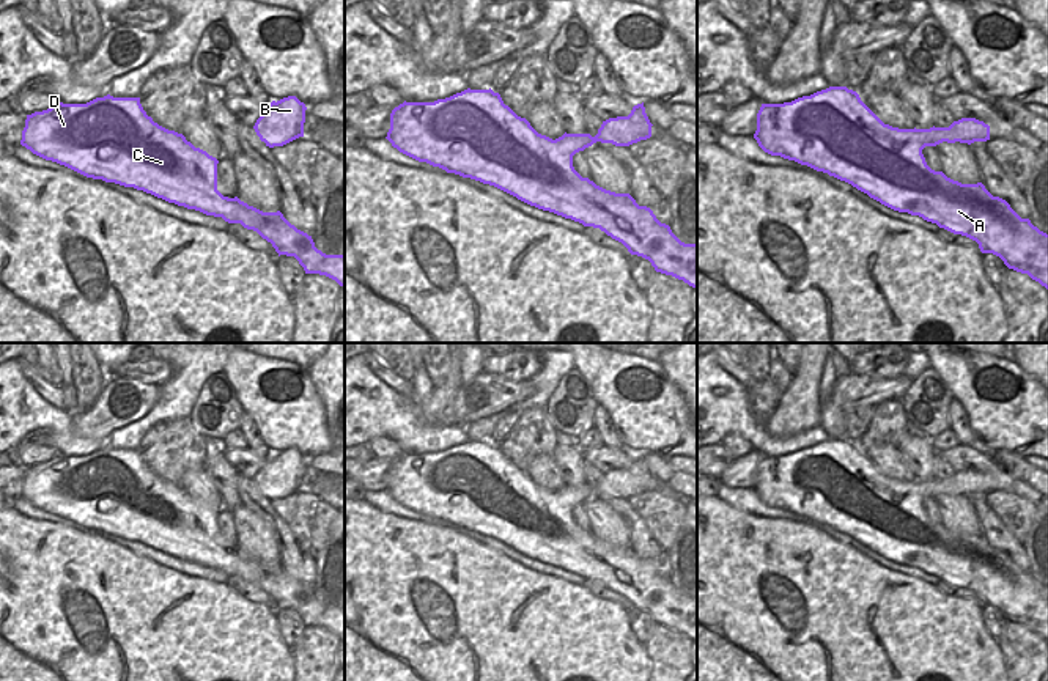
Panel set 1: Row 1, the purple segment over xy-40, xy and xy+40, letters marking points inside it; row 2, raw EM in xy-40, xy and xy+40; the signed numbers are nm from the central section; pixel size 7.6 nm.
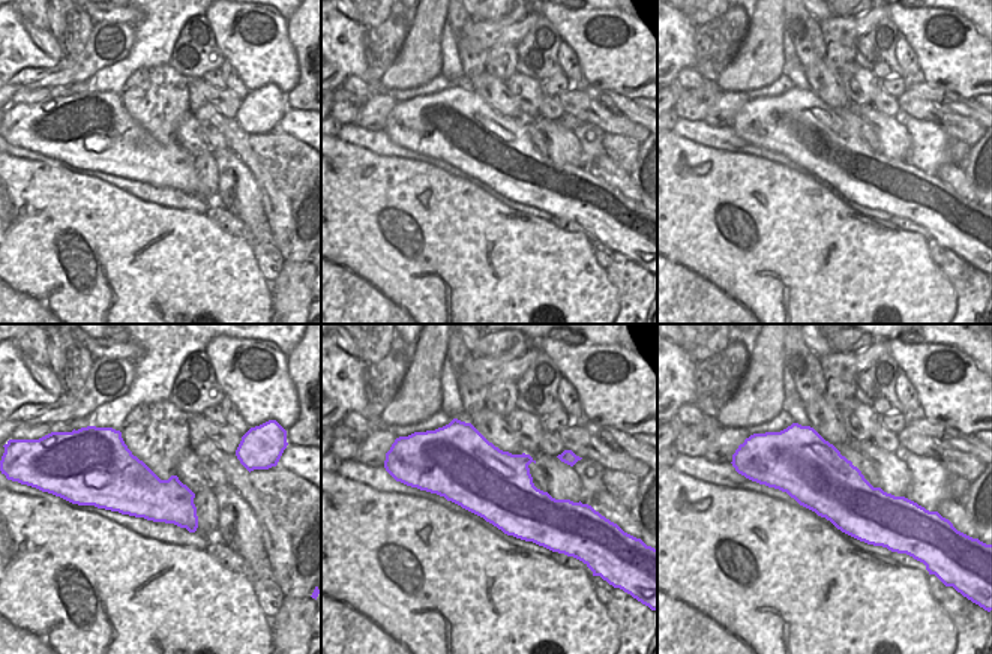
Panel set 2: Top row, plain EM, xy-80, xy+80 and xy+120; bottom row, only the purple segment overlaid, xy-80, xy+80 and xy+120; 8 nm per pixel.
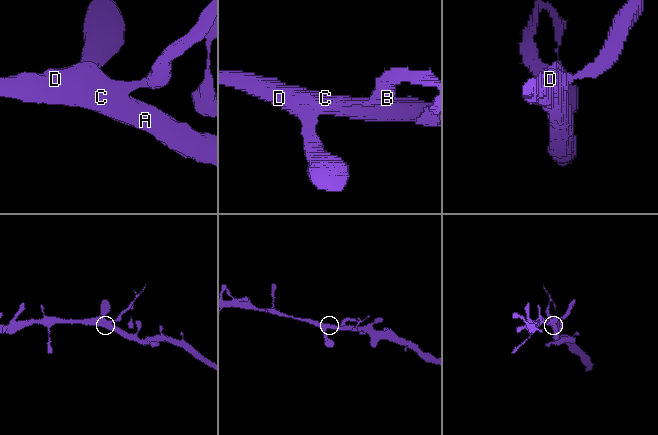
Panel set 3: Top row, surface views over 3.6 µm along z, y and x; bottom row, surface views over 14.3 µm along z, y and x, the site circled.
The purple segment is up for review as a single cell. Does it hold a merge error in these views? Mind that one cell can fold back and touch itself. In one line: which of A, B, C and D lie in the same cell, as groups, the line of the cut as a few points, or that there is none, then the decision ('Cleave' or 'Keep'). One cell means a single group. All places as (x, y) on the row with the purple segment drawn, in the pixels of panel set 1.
Groups: A C D / B. Split along xy+40 (919, 129), (919, 137), (935, 145). Cleave.

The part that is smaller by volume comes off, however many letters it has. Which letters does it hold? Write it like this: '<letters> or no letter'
B

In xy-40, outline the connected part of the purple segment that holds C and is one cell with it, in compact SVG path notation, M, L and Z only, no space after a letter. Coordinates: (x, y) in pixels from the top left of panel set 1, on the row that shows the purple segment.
M96 98L87 104L58 102L47 110L27 115L20 145L33 154L65 165L87 178L143 190L168 203L241 223L272 244L275 252L294 256L305 274L319 274L345 286L345 253L326 255L315 247L312 236L291 225L280 211L263 212L238 197L228 198L217 190L219 160L195 148L183 134L153 121L140 98Z

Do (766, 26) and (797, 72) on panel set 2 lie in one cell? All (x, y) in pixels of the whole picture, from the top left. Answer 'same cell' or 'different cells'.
different cells

